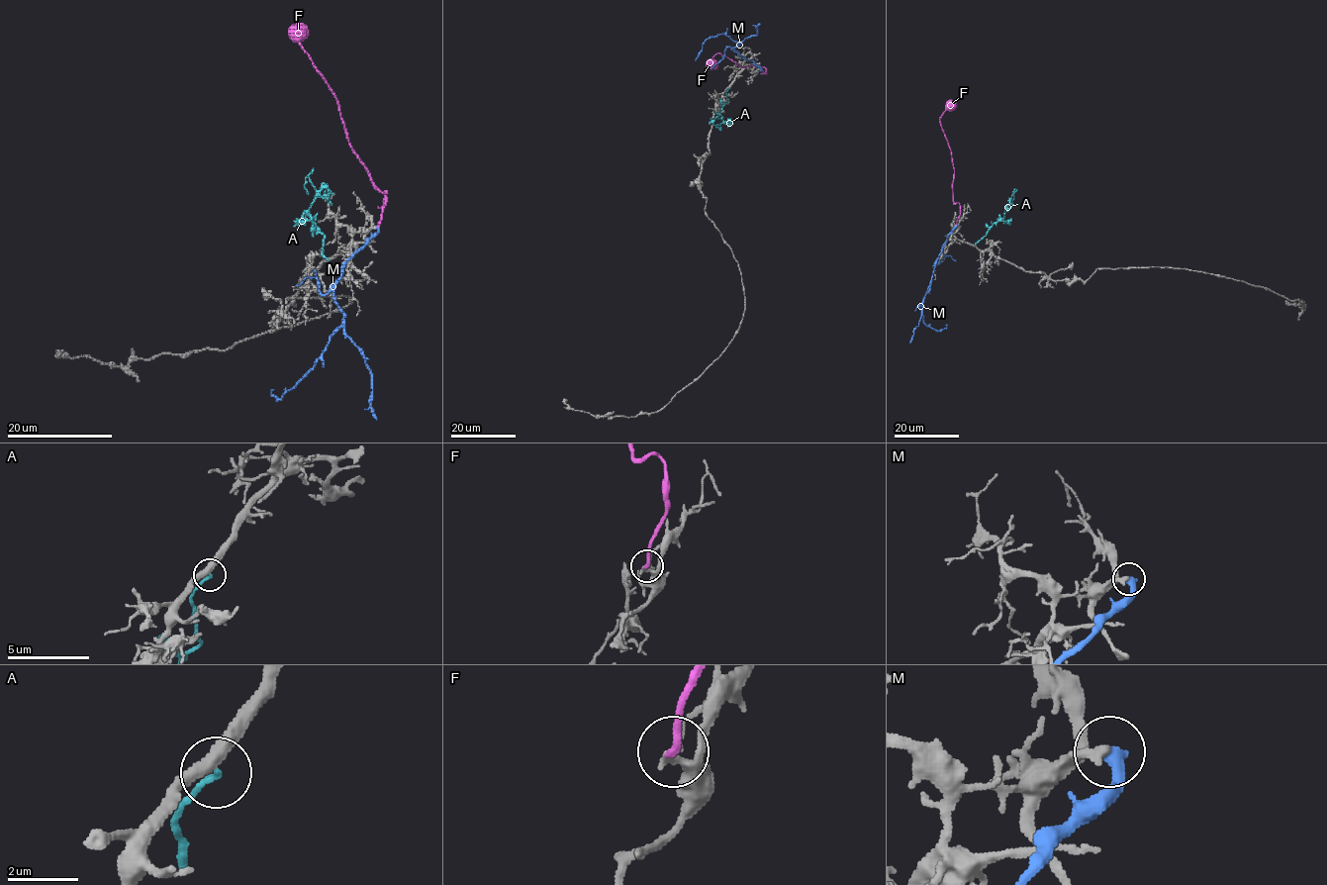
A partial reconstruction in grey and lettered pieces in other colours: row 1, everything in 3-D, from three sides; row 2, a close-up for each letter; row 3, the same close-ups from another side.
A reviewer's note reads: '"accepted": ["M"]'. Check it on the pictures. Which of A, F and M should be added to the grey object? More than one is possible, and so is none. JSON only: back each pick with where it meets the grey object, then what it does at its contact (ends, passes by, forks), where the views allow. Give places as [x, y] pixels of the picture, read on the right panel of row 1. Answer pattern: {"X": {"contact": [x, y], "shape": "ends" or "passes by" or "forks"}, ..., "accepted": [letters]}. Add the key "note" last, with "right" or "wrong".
{"F": {"contact": [956, 225], "shape": "ends"}, "accepted": ["F"], "note": "wrong"}

